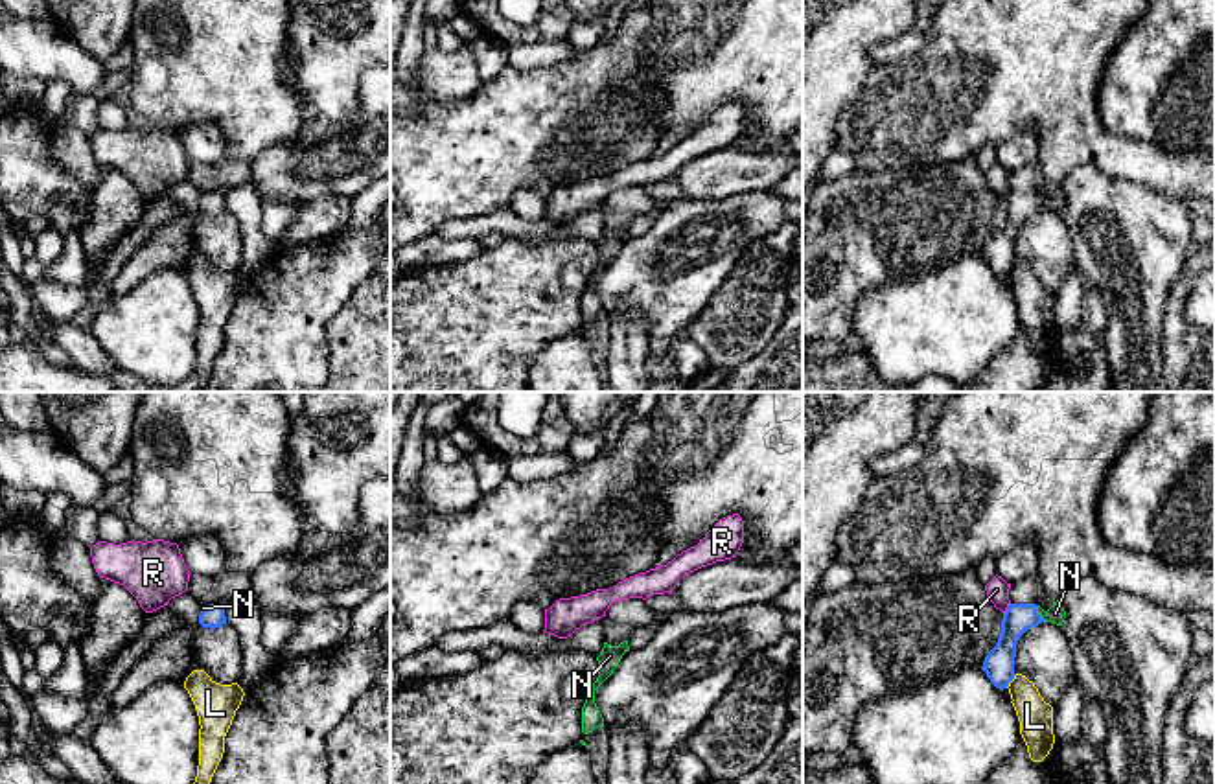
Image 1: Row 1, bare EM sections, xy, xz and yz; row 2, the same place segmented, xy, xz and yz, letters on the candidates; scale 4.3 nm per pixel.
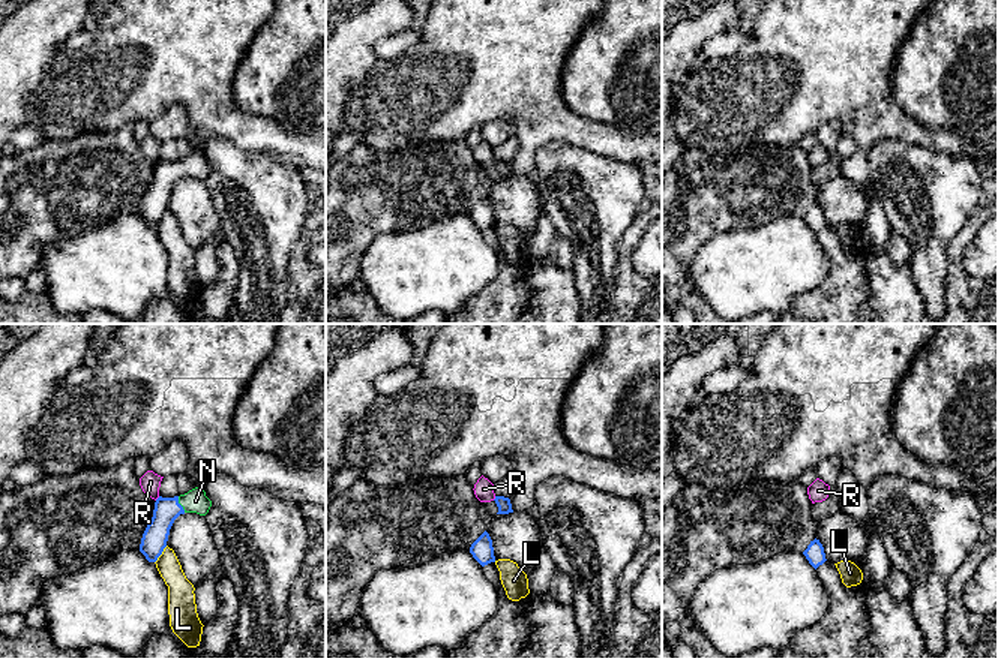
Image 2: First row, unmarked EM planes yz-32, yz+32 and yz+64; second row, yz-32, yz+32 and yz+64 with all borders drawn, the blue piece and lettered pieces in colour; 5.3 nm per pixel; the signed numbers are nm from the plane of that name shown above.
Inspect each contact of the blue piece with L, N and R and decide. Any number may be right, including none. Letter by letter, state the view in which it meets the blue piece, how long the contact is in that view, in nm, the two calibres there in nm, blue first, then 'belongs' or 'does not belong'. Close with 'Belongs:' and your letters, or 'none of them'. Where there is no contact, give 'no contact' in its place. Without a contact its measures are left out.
L: meets blue in yz; contact 80 nm long; 140 nm thick on the blue side, 150 nm on the other; does not belong
N: meets blue in yz; contact 90 nm long; 130 nm thick on the blue side, 80 nm on the other; belongs
R: meets blue in yz; contact 60 nm long; 130 nm thick on the blue side, 100 nm on the other; does not belong
Belongs: N

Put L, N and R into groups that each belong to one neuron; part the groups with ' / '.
L / N / R

